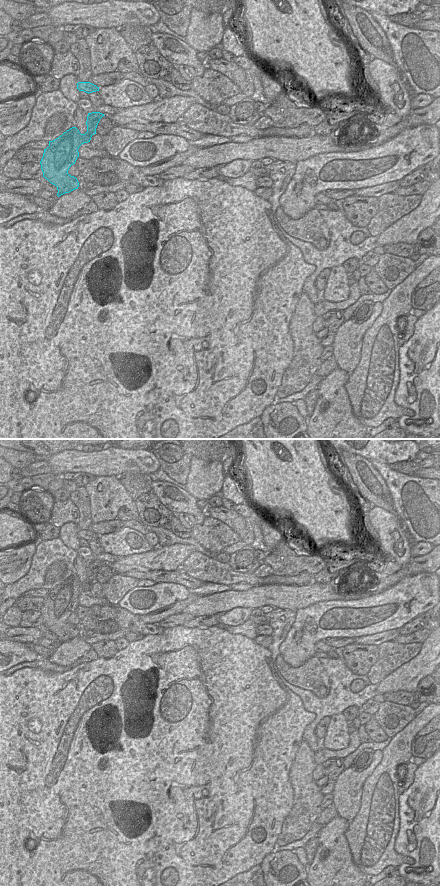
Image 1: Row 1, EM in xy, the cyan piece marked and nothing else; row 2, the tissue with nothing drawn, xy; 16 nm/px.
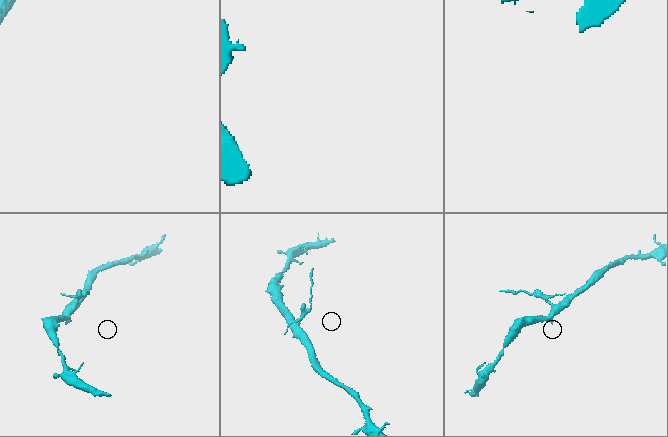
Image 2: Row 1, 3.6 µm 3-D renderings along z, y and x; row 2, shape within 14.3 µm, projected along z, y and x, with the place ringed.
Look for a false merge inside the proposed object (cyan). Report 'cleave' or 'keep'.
cleave

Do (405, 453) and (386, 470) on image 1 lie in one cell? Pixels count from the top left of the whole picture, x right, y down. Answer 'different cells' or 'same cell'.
different cells

